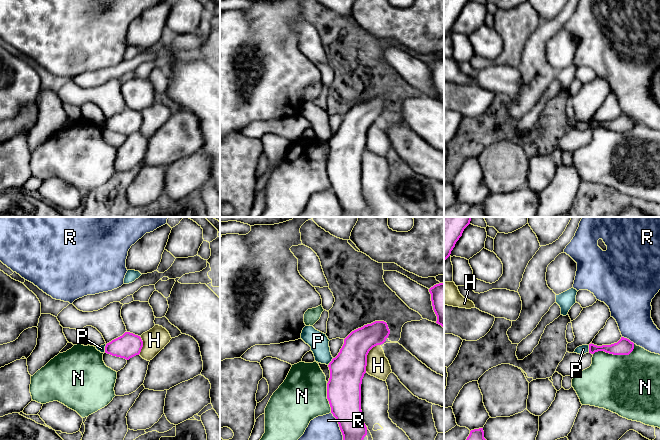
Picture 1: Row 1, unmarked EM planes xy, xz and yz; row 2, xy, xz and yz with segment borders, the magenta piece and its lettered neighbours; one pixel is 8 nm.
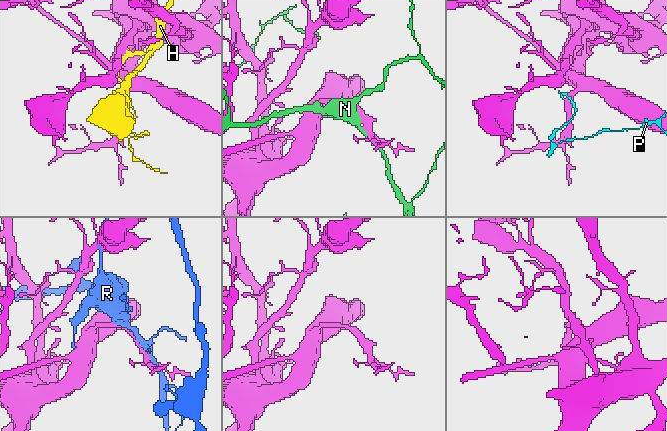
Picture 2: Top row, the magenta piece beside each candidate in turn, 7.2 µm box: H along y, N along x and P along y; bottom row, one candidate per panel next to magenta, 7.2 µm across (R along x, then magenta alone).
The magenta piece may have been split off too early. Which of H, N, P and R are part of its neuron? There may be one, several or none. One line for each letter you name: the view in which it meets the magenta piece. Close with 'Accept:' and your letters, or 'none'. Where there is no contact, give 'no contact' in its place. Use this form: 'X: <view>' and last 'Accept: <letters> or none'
Accept: none

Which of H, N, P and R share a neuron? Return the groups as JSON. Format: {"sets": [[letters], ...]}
{"sets": [["H"], ["N"], ["P"], ["R"]]}

